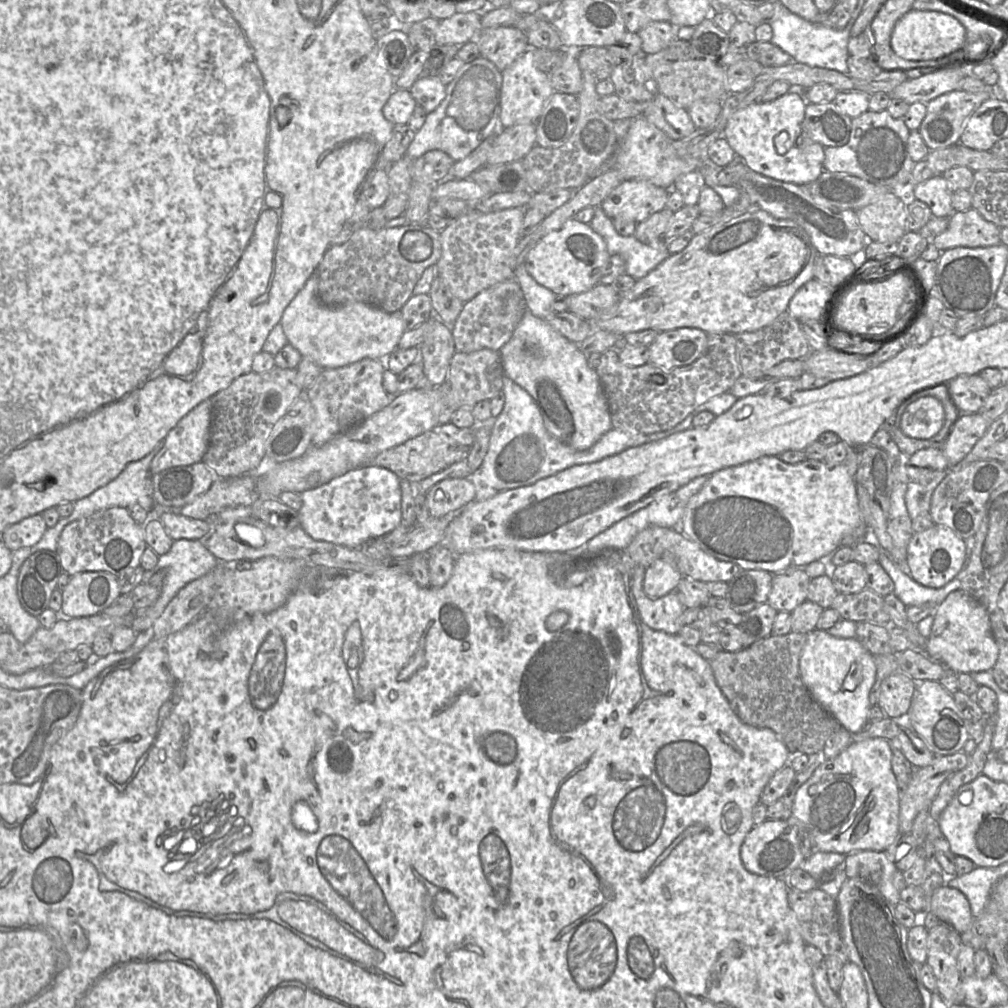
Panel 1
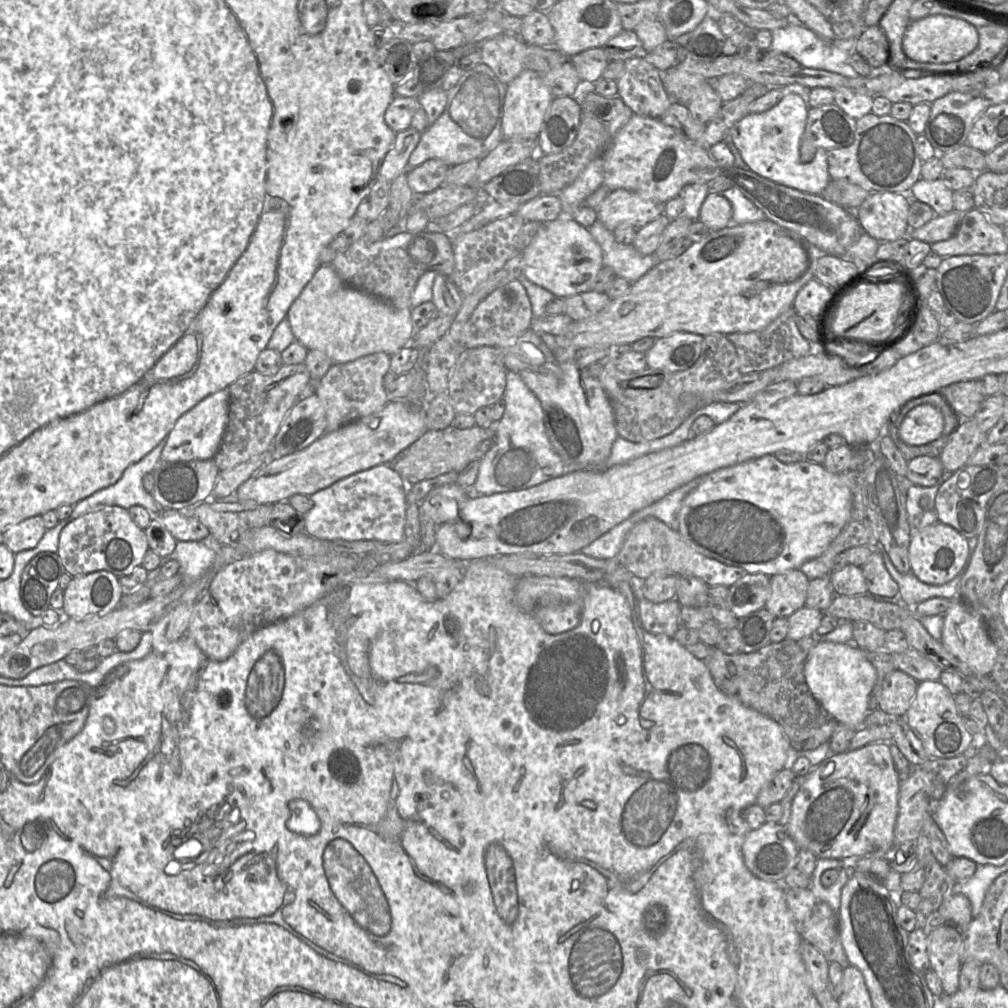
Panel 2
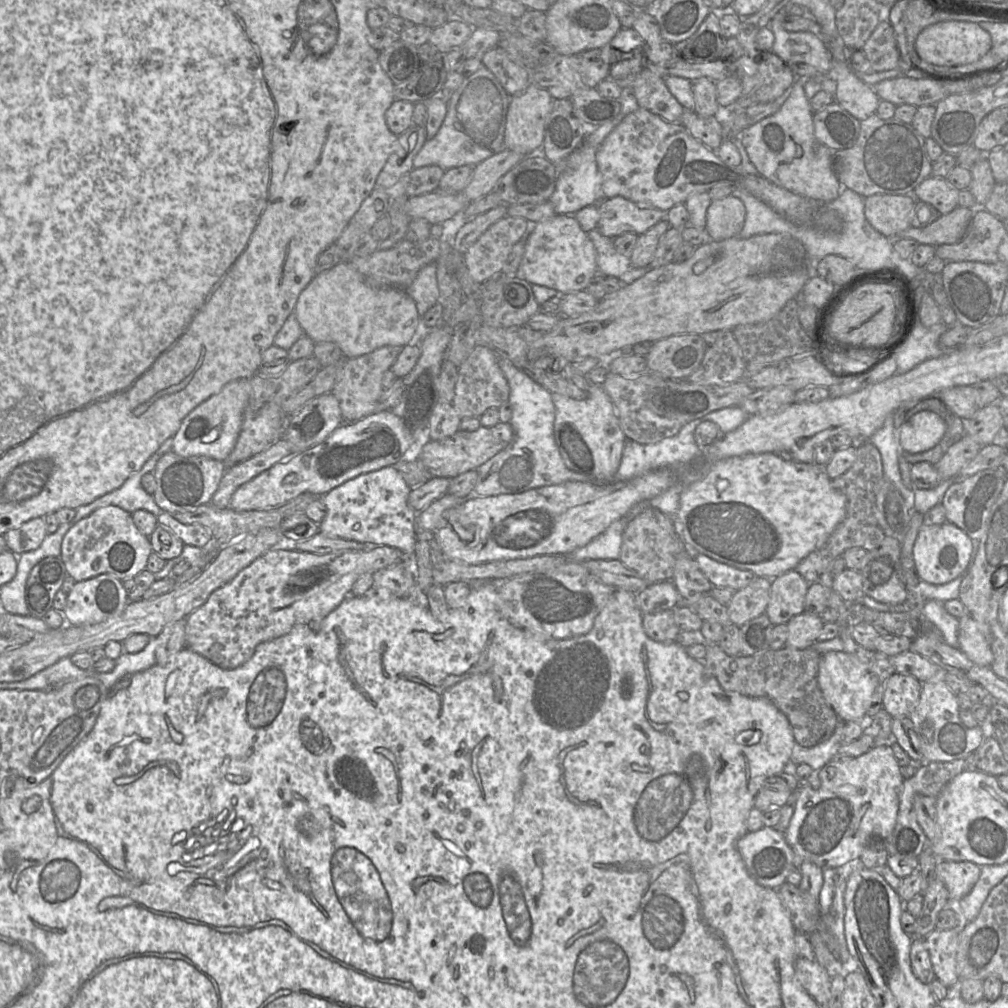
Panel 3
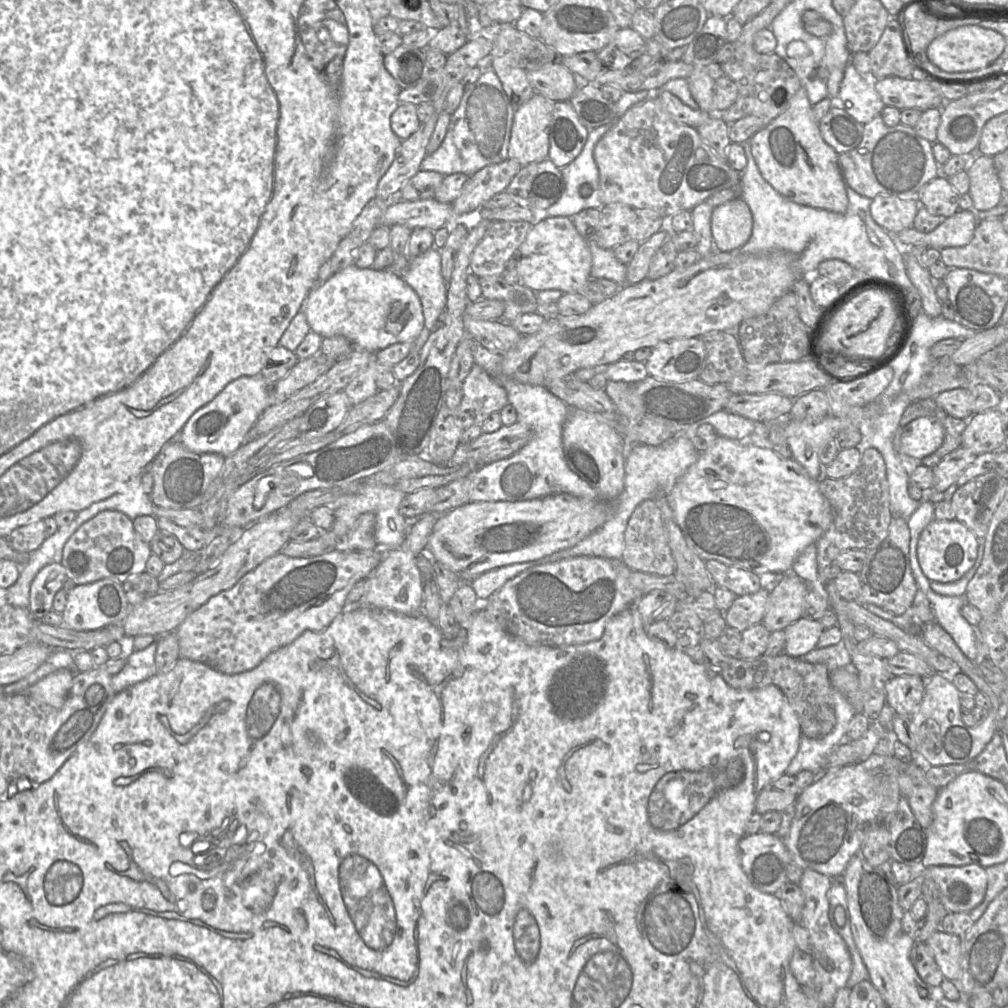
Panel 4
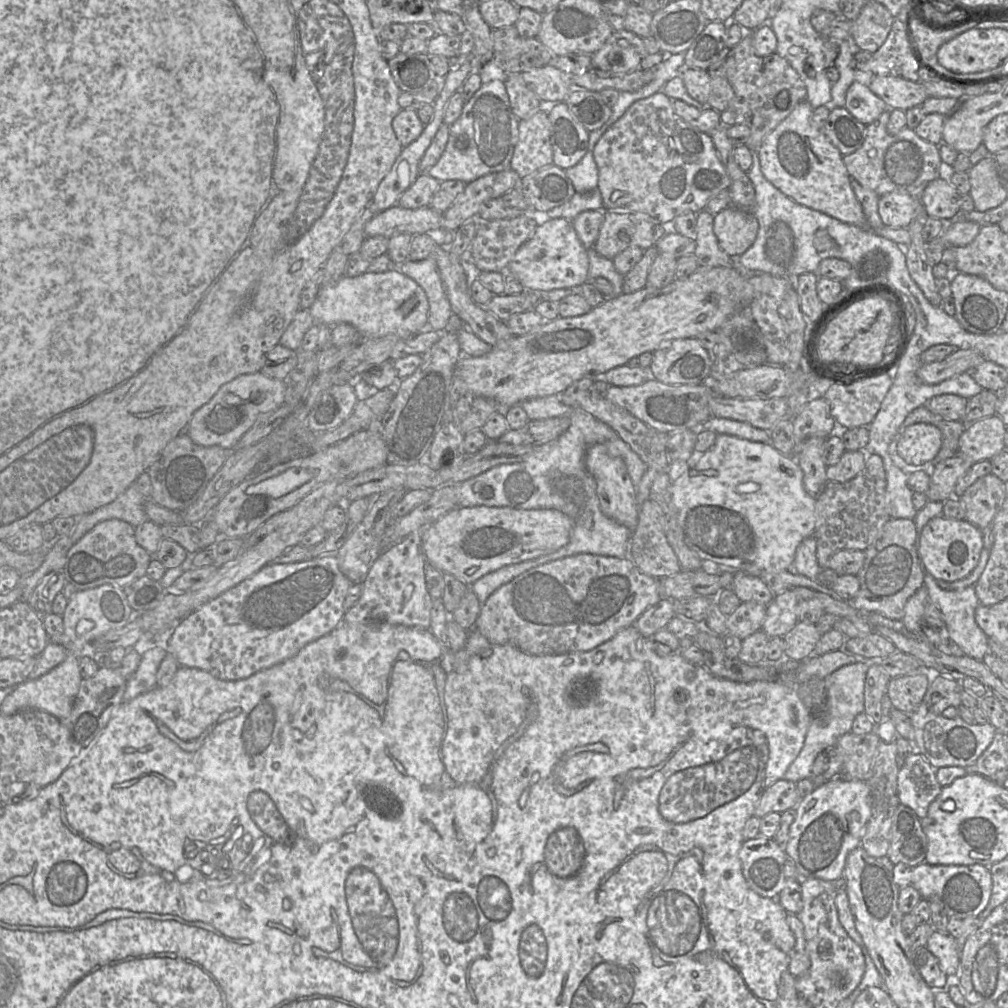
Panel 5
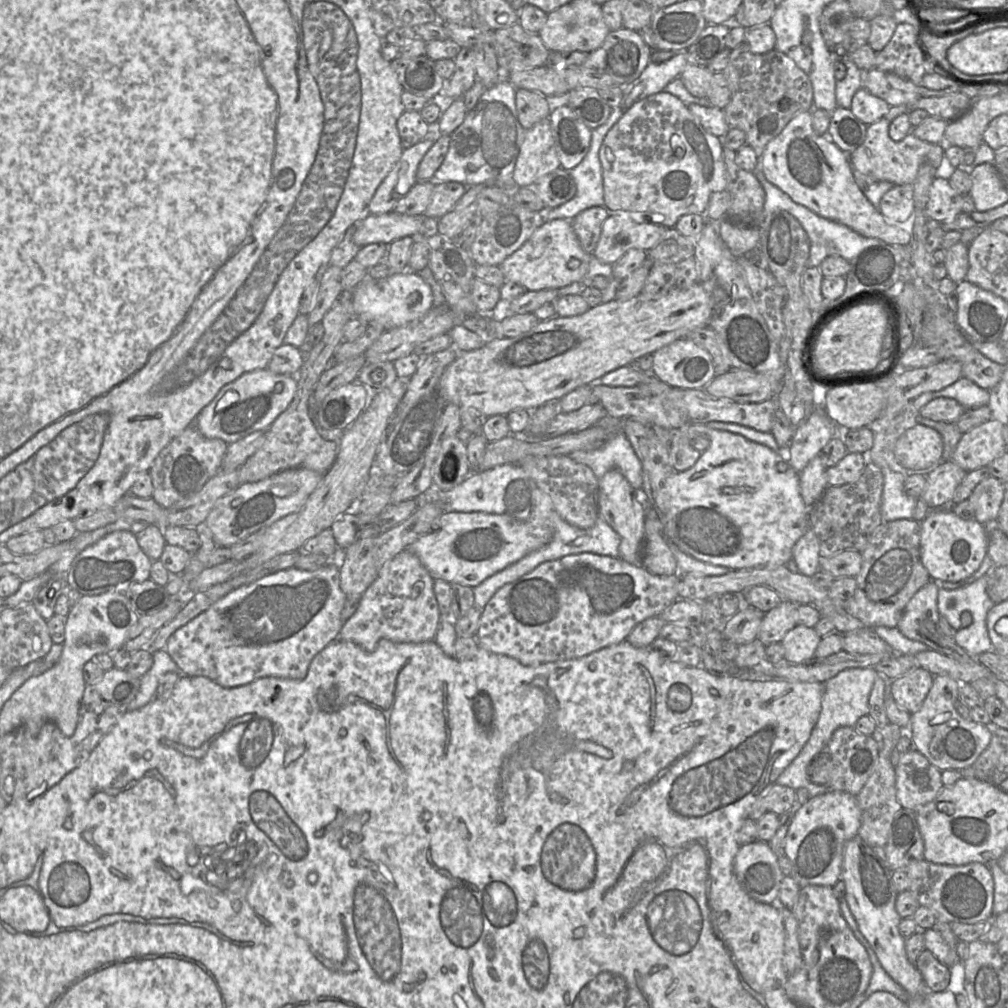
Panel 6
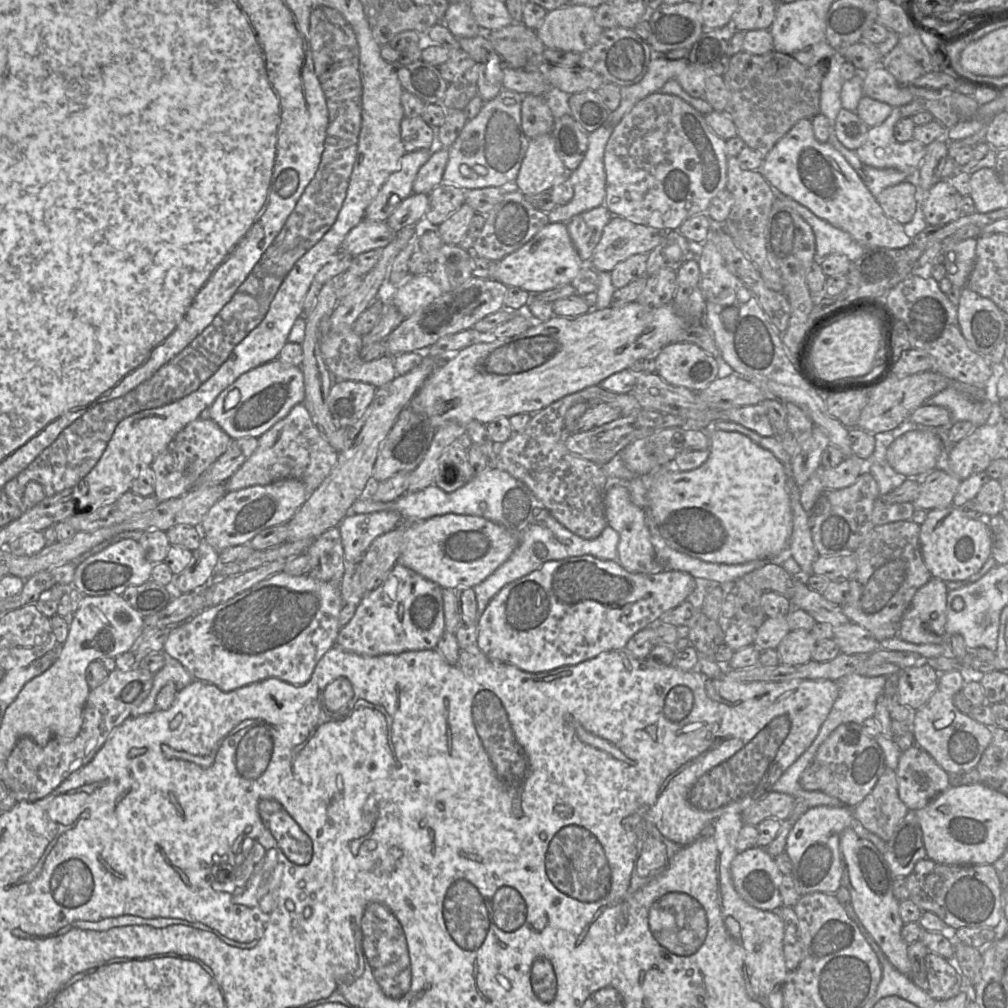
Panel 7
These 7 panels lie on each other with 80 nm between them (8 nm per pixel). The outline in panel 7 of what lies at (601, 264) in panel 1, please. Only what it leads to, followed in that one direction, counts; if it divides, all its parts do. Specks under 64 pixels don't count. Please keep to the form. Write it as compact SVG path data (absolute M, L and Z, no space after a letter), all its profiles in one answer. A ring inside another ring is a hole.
M549 222L522 247L496 262L492 279L506 286L519 287L530 294L536 294L570 284L585 263L590 262L584 262L579 257L570 239L566 223Z

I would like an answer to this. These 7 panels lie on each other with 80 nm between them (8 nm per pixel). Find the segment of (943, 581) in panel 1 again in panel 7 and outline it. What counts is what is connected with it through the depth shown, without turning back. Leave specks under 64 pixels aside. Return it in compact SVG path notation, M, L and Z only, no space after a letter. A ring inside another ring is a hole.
M954 505L929 510L925 521L920 525L919 538L922 557L931 576L943 581L963 581L967 579L978 572L991 556L992 534L987 521L968 518Z

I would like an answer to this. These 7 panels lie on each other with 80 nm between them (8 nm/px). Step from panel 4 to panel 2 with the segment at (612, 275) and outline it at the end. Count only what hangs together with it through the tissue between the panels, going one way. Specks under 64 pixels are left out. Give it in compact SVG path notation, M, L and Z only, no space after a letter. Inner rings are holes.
M599 219L588 229L602 249L604 266L611 267L617 276L630 283L639 280L660 261L655 254L642 255L633 244L617 242L614 231Z

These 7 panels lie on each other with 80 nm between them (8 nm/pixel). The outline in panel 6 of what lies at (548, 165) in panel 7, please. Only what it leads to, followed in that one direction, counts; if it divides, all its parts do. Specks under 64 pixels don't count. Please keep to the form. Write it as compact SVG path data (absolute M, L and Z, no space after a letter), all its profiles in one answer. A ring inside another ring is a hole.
M545 118L525 131L512 183L518 188L528 187L559 167L550 120Z

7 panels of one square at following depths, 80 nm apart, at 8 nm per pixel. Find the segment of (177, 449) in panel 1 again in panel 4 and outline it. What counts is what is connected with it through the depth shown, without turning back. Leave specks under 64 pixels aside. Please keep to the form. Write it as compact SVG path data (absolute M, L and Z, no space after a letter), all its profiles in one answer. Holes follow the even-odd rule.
M261 375L231 381L209 403L196 410L182 428L179 441L191 452L217 453L227 457L249 438L260 415L270 406L271 384Z

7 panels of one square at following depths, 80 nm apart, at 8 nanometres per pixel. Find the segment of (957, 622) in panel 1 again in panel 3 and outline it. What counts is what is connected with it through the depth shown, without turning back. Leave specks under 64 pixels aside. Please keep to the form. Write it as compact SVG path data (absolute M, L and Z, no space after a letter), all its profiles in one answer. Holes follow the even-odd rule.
M971 616L958 618L958 648L977 665L991 667L993 653L985 636Z

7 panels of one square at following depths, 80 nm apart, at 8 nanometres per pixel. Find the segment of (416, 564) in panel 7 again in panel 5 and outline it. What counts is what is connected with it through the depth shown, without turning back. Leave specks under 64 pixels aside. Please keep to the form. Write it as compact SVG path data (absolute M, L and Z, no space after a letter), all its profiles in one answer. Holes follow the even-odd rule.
M456 507L429 524L422 535L426 561L442 573L449 573L470 586L482 576L504 566L531 560L565 546L575 520L556 509L518 509L513 507Z

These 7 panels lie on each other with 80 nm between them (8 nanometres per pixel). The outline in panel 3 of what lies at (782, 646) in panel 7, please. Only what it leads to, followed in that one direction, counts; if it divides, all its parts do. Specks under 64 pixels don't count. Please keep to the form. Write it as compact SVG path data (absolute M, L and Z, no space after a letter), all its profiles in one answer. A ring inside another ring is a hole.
M803 612L792 617L788 623L786 645L795 649L811 647L818 641L819 633L824 625L819 615Z

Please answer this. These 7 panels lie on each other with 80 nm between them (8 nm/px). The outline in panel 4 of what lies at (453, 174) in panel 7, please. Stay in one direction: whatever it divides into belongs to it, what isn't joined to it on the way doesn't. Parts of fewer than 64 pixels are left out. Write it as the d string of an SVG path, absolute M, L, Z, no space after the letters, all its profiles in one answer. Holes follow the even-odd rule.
M488 68L475 83L465 86L443 142L434 153L424 157L420 171L435 171L443 176L463 173L470 177L485 166L505 161L508 159L514 112L499 77Z

